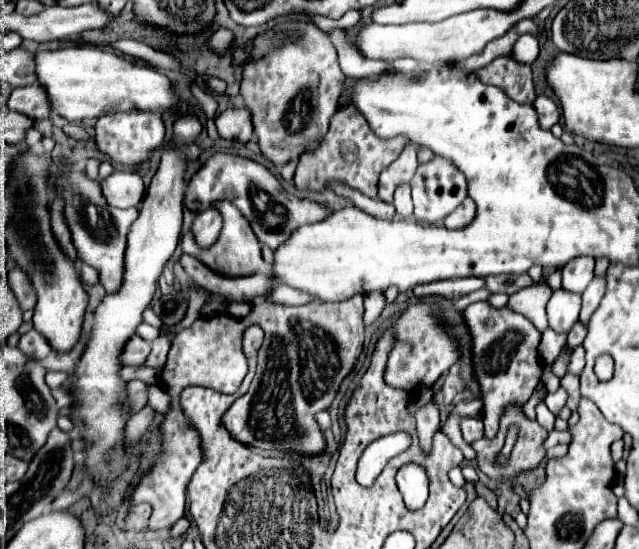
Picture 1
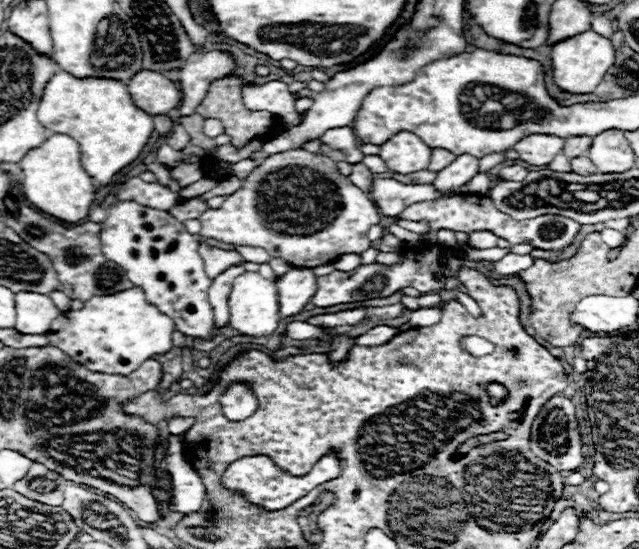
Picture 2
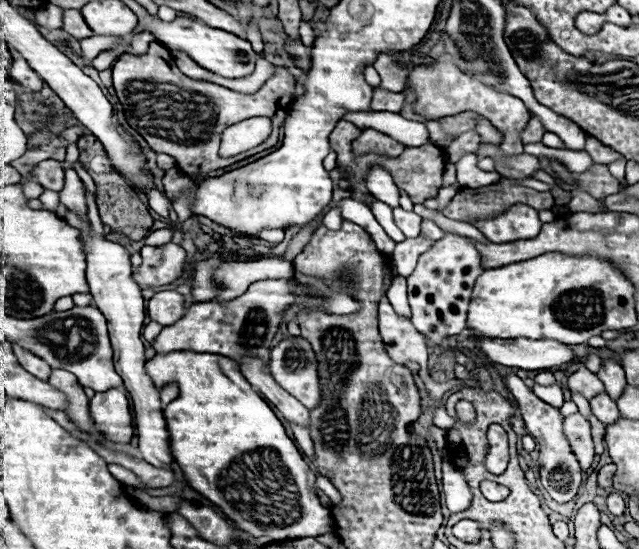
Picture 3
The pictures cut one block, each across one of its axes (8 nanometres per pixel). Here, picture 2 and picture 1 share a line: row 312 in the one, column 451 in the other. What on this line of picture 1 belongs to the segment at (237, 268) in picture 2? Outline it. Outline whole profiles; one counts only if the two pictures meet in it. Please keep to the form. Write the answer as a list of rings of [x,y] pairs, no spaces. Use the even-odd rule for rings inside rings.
[[[466,198],[462,202],[462,206],[458,206],[446,220],[444,220],[444,226],[450,228],[450,230],[460,230],[464,226],[468,226],[472,220],[476,218],[476,204],[472,198]]]

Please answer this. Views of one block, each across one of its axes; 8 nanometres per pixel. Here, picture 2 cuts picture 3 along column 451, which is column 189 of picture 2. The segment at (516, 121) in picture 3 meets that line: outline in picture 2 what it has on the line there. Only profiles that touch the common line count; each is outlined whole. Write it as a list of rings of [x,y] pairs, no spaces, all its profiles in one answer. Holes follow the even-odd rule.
[[[208,52],[194,56],[192,62],[184,64],[178,82],[182,90],[182,102],[178,106],[180,116],[190,116],[196,112],[198,104],[204,100],[212,80],[234,72],[234,60],[226,52]]]

